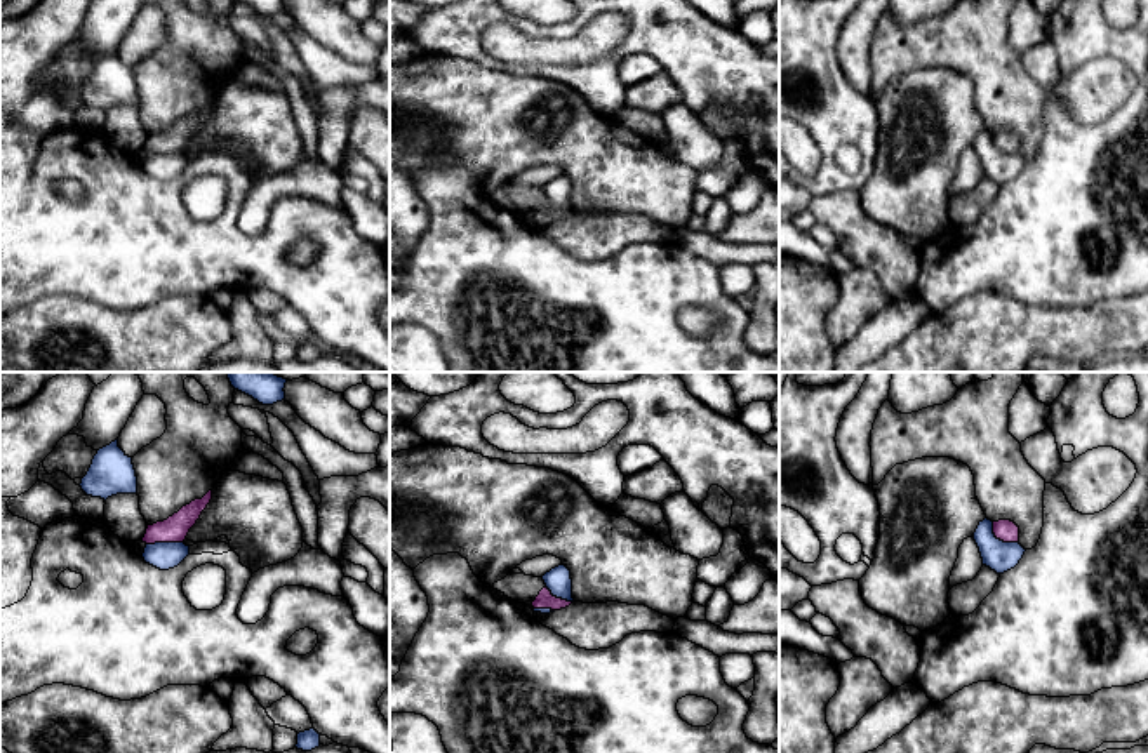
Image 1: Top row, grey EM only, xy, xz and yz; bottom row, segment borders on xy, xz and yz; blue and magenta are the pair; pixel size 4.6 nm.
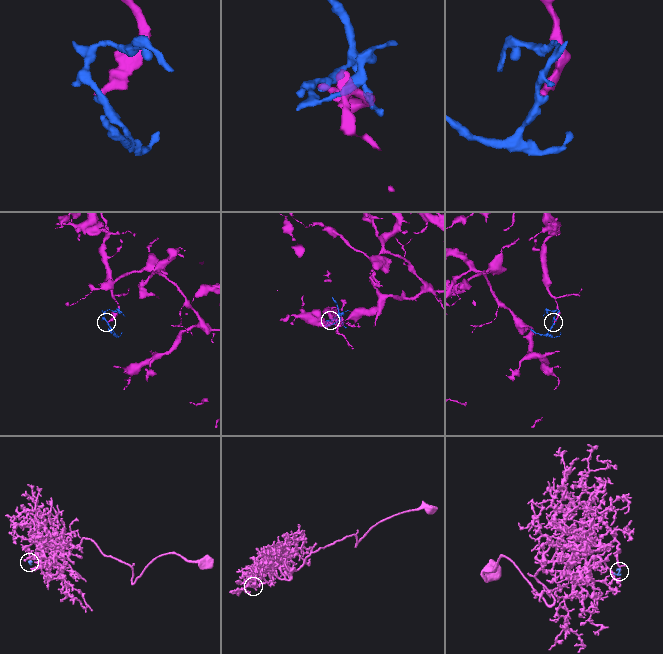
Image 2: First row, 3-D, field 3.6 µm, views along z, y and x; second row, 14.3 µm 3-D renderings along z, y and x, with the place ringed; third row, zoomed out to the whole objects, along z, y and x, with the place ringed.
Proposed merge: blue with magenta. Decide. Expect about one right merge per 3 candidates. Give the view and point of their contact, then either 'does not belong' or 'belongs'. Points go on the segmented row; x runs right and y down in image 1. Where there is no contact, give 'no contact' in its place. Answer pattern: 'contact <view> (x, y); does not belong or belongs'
contact yz (999, 539); does not belong

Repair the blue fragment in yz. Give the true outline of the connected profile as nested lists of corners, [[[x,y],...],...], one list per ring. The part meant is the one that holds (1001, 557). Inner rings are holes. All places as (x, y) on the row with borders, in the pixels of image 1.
[[[984,518],[979,522],[974,541],[979,548],[983,565],[997,574],[1014,569],[1025,555],[1025,548],[1018,543],[1004,543],[993,534],[993,522]]]

